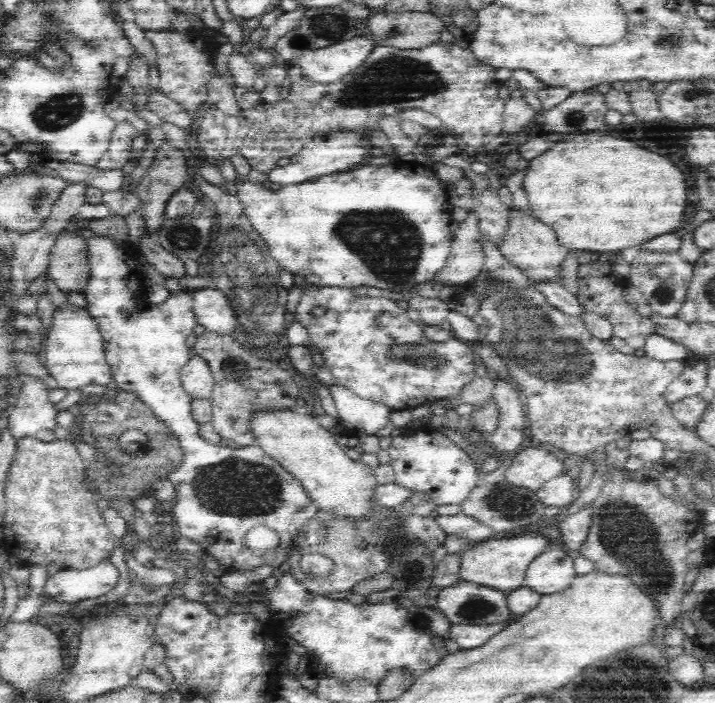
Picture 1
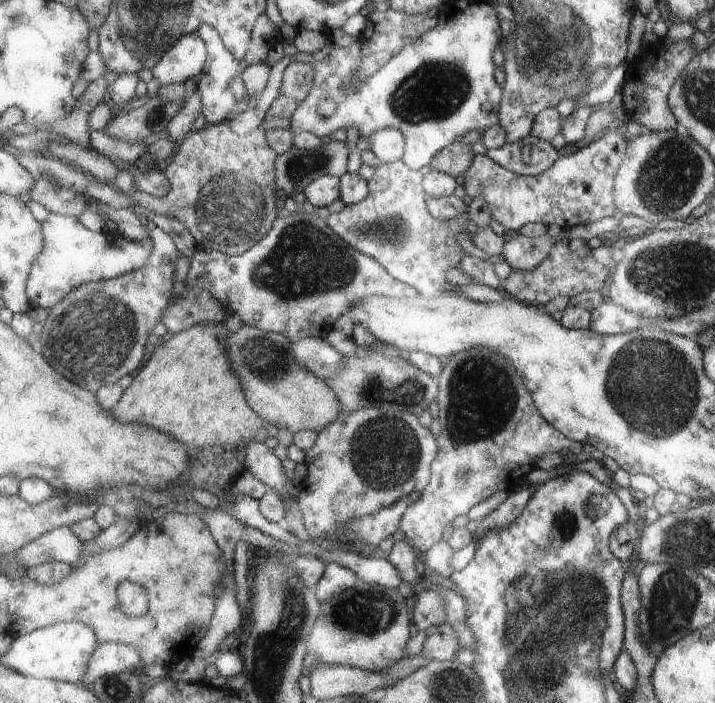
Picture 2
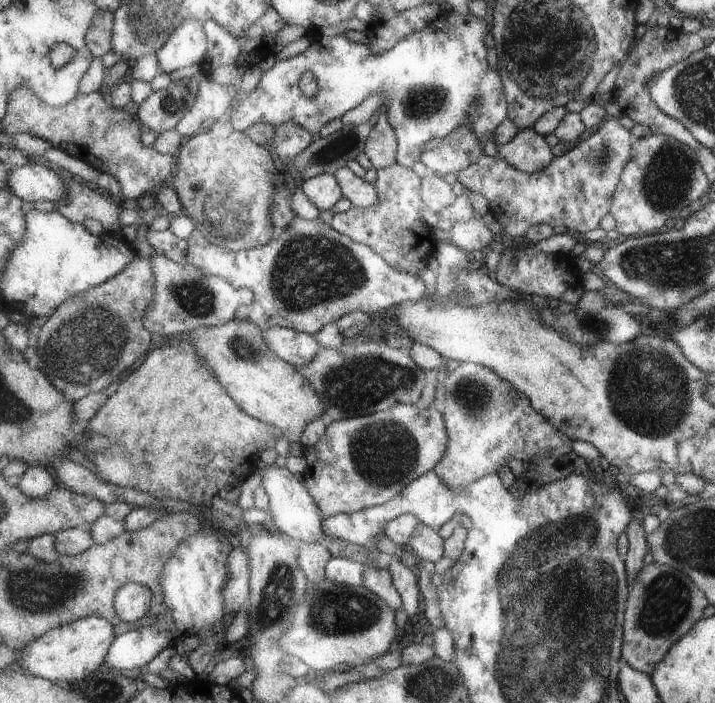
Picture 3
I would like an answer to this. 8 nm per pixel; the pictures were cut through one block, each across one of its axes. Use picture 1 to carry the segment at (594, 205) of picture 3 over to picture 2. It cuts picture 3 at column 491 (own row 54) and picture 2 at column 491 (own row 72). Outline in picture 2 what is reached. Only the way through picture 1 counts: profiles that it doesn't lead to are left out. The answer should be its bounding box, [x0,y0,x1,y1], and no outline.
[463,126,627,236]

